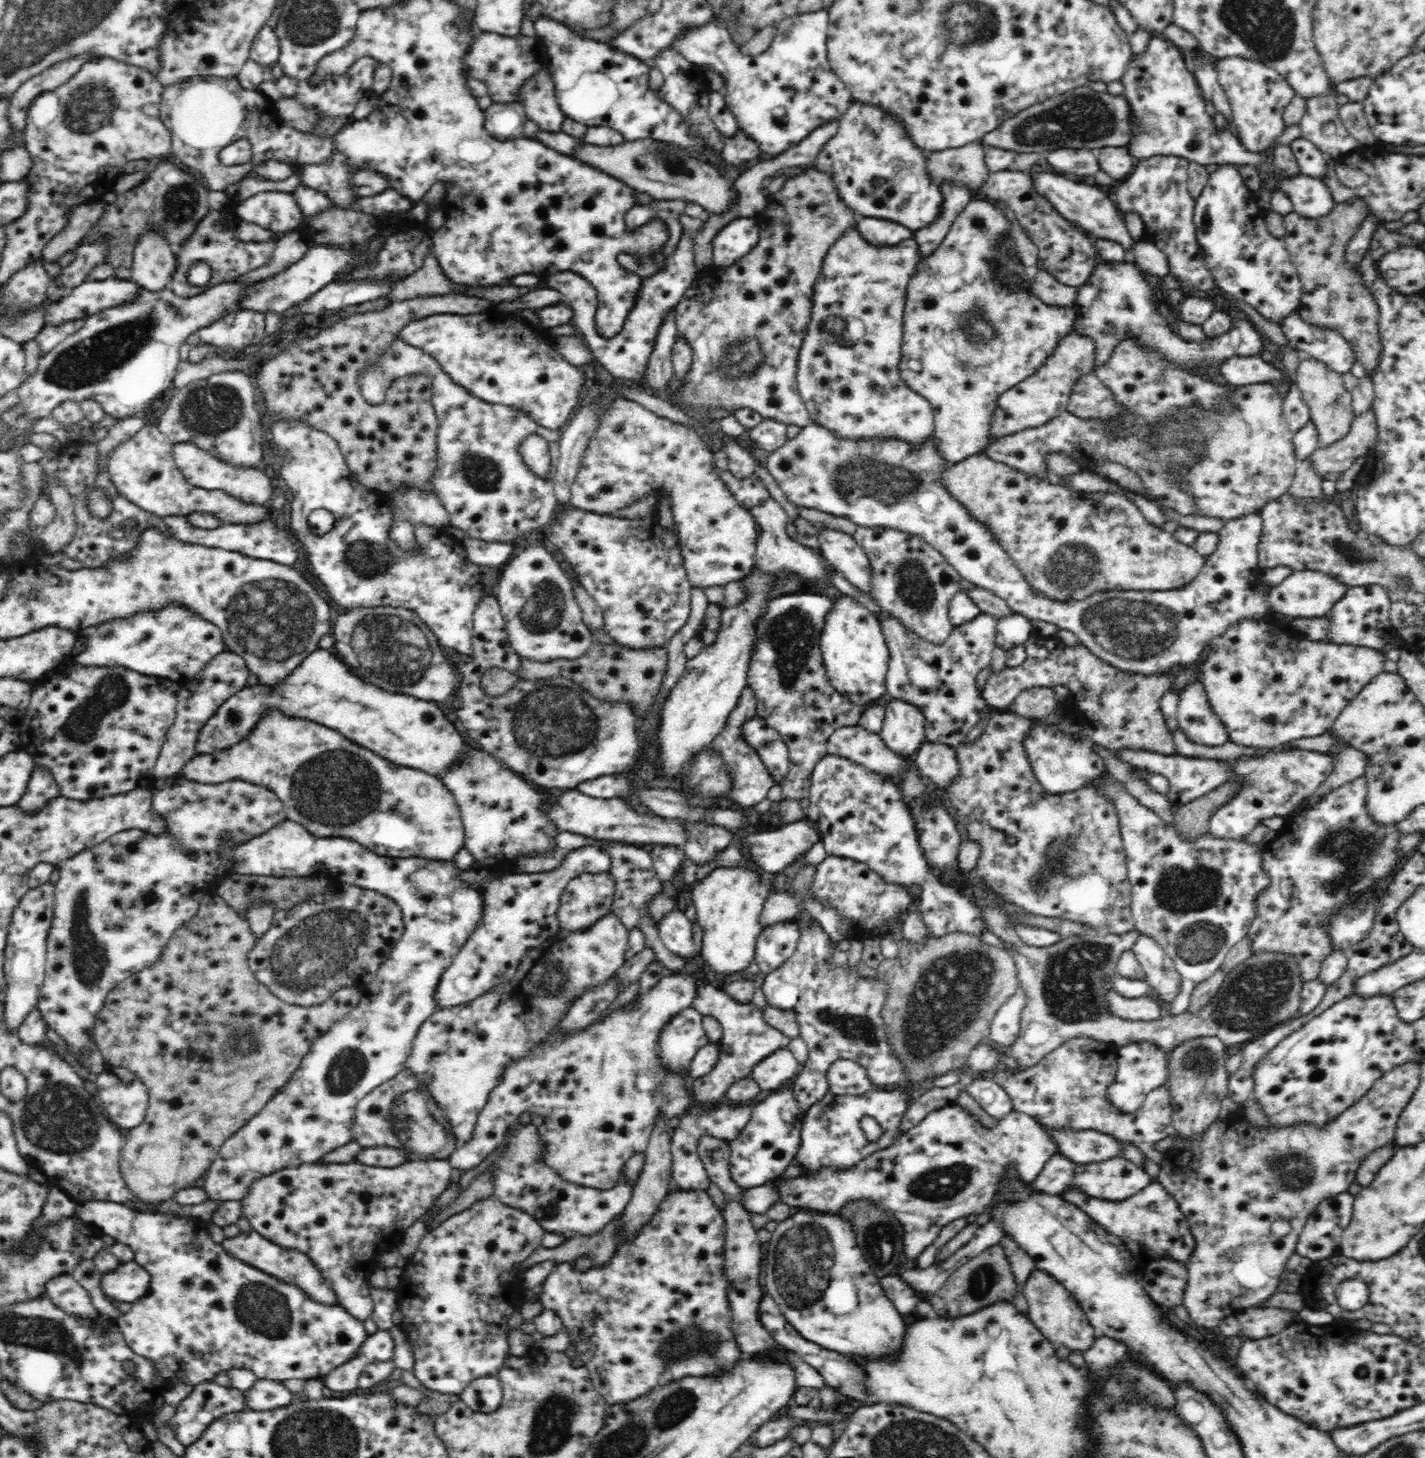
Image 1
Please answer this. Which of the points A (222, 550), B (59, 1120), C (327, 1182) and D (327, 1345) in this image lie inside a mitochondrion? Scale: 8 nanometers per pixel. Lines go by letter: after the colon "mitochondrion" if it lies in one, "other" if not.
A: other
B: mitochondrion
C: other
D: other

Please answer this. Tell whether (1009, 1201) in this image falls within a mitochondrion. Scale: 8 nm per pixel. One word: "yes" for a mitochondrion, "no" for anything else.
no

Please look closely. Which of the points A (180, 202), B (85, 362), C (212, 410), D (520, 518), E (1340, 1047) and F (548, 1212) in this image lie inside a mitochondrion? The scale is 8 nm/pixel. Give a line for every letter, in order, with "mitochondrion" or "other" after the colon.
A: mitochondrion
B: mitochondrion
C: mitochondrion
D: other
E: other
F: other

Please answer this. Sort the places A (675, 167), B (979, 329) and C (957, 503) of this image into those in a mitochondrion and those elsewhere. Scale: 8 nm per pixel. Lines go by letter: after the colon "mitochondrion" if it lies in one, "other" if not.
A: mitochondrion
B: mitochondrion
C: other

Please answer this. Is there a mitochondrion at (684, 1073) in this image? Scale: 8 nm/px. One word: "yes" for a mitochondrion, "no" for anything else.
no

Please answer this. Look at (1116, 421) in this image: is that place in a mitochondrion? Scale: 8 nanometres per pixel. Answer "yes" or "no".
no

